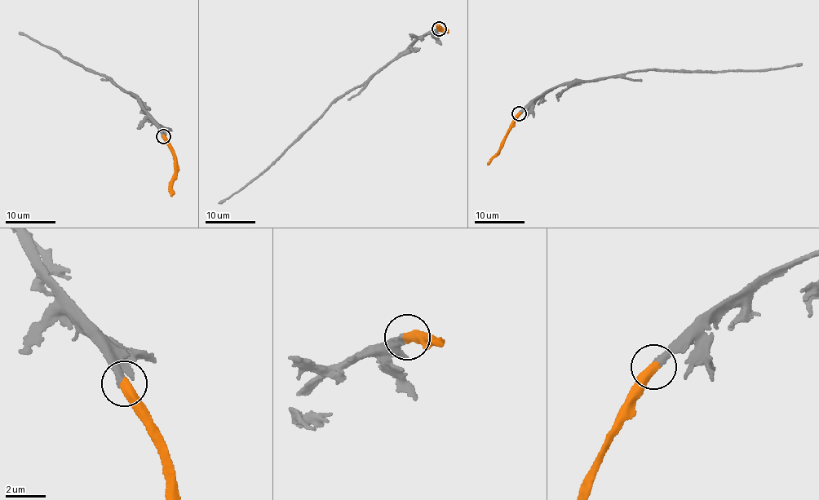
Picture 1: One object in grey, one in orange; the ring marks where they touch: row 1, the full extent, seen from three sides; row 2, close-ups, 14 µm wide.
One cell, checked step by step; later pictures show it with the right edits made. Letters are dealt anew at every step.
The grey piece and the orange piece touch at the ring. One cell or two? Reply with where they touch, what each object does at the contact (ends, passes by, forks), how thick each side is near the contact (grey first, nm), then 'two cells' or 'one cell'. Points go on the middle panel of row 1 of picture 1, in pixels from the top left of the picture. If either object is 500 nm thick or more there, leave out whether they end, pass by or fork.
place (439, 28); grey ends; orange ends; calibres 360 and 480 nm; one cell

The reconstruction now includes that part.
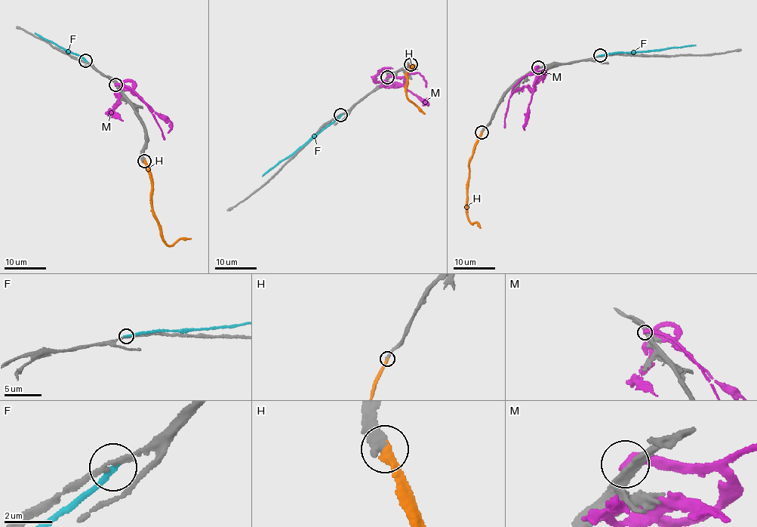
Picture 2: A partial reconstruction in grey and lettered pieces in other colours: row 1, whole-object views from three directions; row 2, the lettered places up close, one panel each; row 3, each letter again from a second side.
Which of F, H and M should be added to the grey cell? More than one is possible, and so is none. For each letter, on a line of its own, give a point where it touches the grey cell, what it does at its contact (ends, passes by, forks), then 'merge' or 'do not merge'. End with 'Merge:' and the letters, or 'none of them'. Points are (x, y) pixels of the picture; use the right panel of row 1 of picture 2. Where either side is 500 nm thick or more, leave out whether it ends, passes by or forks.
F: meets grey at (600, 55); it ends there; do not merge
H: meets grey at (481, 132); it ends there; merge
M: meets grey at (538, 67); it ends there; do not merge
Merge: H

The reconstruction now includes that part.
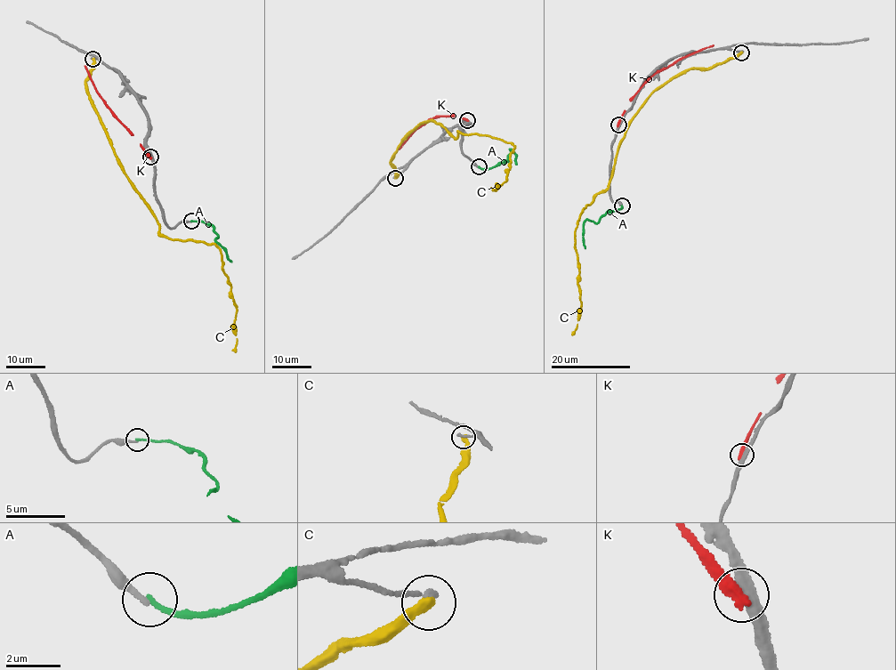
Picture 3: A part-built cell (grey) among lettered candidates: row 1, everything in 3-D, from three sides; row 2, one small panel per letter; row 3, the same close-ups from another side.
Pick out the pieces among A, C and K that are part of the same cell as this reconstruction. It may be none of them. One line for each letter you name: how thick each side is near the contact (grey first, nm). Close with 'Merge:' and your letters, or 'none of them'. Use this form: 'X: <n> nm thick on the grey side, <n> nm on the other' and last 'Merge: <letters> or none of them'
Merge: none of them

